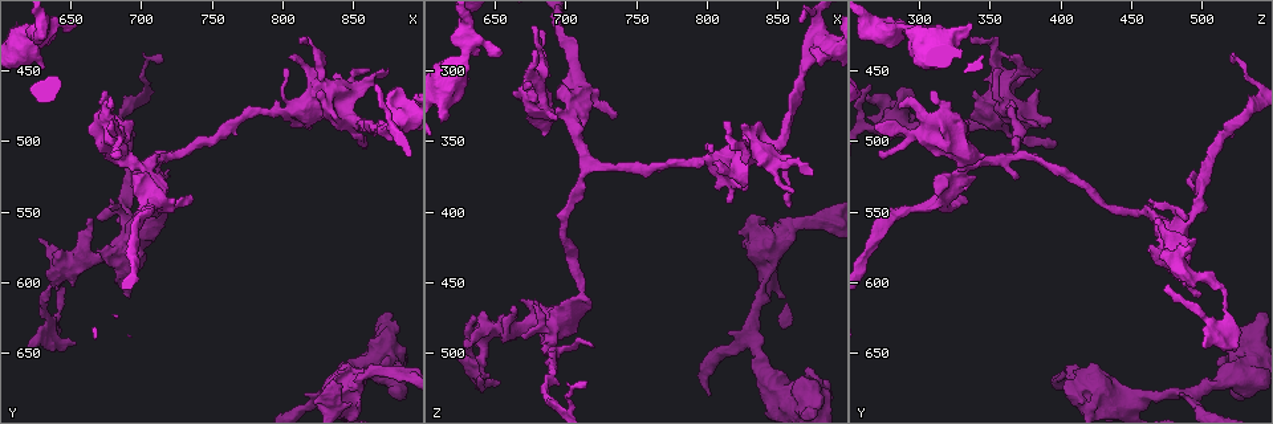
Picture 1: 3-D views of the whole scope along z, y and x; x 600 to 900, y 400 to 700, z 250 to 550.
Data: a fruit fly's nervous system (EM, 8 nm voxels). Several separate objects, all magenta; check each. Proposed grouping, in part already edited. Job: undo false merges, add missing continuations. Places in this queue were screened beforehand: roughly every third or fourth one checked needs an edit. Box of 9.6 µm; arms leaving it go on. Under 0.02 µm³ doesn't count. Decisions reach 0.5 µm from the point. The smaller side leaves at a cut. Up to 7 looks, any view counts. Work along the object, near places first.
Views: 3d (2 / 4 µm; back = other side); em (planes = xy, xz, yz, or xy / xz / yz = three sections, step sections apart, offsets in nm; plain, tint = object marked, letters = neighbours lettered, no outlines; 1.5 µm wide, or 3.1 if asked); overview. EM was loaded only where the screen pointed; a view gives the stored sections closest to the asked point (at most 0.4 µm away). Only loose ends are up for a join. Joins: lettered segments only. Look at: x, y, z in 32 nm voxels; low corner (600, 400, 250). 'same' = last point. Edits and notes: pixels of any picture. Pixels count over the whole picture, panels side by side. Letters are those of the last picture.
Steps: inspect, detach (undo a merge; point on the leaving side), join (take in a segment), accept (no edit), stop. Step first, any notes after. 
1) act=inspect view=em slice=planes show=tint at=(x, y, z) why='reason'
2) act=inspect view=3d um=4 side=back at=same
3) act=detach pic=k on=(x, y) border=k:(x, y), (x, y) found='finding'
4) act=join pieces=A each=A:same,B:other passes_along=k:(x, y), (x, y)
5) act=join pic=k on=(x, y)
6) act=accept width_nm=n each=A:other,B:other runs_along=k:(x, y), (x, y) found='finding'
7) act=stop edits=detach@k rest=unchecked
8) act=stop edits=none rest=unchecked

act=inspect view=3d um=2 at=(862, 664, 408) why='calibre changes'

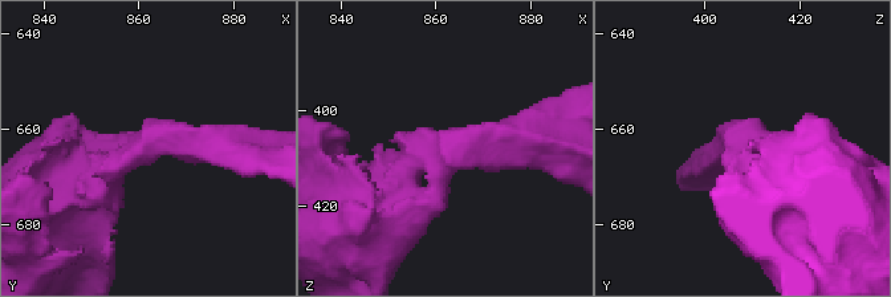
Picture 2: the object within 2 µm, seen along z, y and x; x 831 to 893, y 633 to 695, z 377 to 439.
act=inspect view=em slice=planes show=letters at=(860, 665, 408) arm_widths_nm=280,650

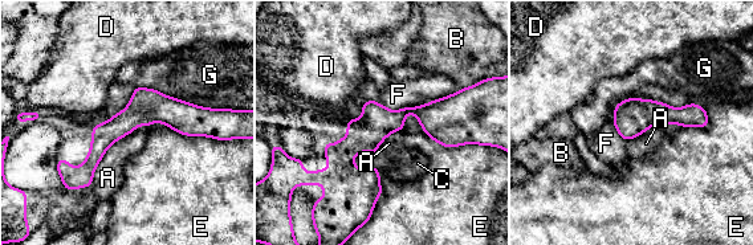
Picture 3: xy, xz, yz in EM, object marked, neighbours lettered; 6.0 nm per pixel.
act=accept width_nm=190 each=A:other,B:other,C:other,D:other,E:other,F:other,G:other border=3:(147, 126), (108, 148), (90, 184) found='one cell here'

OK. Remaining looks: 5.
act=inspect view=em slice=planes show=tint at=(704, 518, 336)

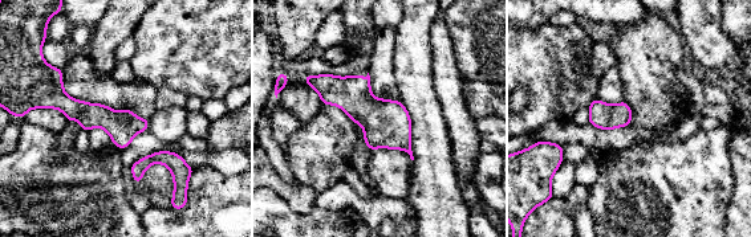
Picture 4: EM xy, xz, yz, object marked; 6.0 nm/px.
act=inspect view=em slice=planes show=letters at=same why='what lies round it'

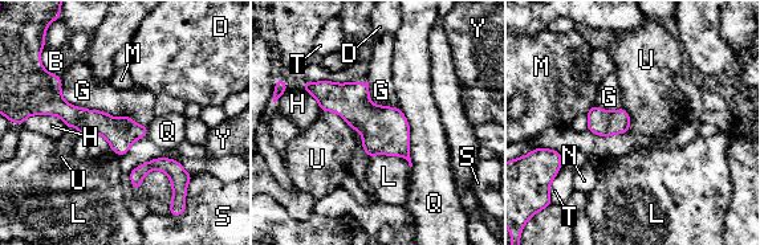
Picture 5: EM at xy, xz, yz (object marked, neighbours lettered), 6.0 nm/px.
act=accept each=B:other,D:other,G:other,H:other,L:other,M:other,N:other,Q:other,S:other,T:other,U:other,Y:other runs_along=5:(48, 107), (117, 131), (143, 131) found='one cell here'

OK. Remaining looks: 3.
act=inspect view=em slice=yz step=8 show=tint at=(642, 580, 470) why='branch stops here'

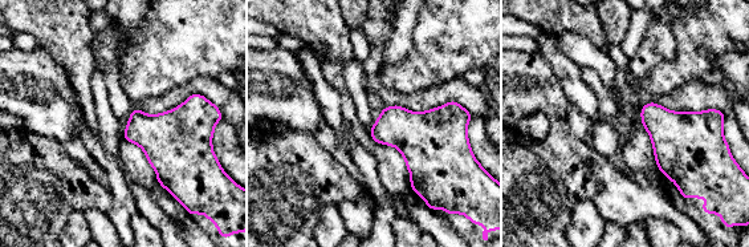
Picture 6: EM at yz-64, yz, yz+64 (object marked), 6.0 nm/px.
act=inspect view=em slice=planes show=letters at=same

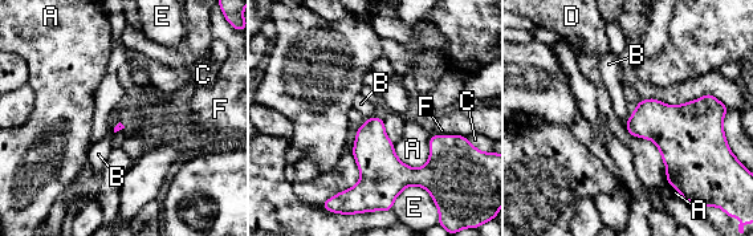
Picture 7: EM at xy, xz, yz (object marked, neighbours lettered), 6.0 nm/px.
act=accept each=A:other,B:other,C:other,D:other,E:other,F:other border=7:(374, 116), (367, 118) found='none of them fits'

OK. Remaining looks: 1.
act=stop edits=none rest=unchecked

